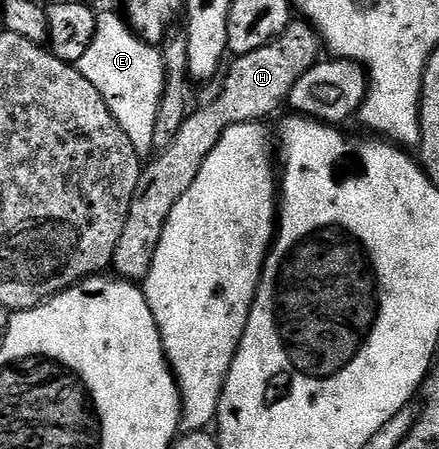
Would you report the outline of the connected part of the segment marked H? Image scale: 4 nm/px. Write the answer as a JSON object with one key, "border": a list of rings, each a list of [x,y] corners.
{"border":[[[294,19],[291,20],[290,26],[272,43],[268,43],[264,47],[256,47],[256,51],[248,51],[248,55],[234,57],[229,62],[230,70],[228,70],[228,65],[225,70],[226,78],[224,78],[225,73],[221,78],[221,81],[223,80],[222,90],[219,91],[218,98],[208,102],[207,105],[200,106],[198,110],[195,108],[187,115],[180,131],[176,131],[176,139],[172,139],[172,143],[168,143],[168,147],[157,154],[158,158],[151,165],[149,162],[143,168],[140,183],[136,183],[136,195],[132,195],[132,207],[128,207],[124,235],[120,235],[120,243],[116,243],[112,269],[117,276],[123,279],[146,278],[152,267],[152,259],[160,241],[160,235],[164,231],[164,223],[168,219],[168,215],[172,213],[172,207],[178,202],[180,195],[184,195],[184,191],[188,191],[188,187],[192,187],[192,183],[196,183],[196,175],[200,171],[204,159],[208,159],[212,147],[216,147],[216,143],[224,135],[224,131],[228,131],[228,127],[237,125],[265,122],[265,117],[272,116],[281,105],[285,106],[290,100],[292,87],[296,87],[296,82],[300,80],[300,75],[304,75],[304,71],[308,71],[312,66],[318,64],[320,60],[318,52],[323,52],[323,49],[324,46],[313,25],[305,19]]]}

